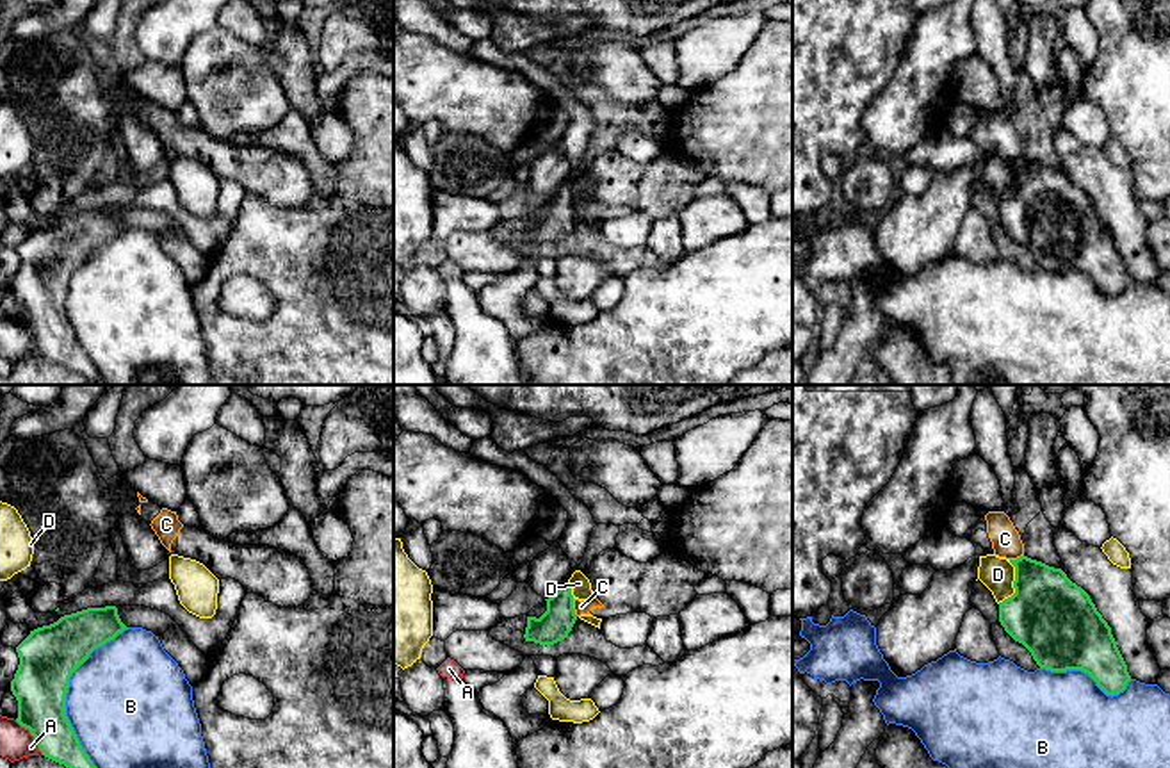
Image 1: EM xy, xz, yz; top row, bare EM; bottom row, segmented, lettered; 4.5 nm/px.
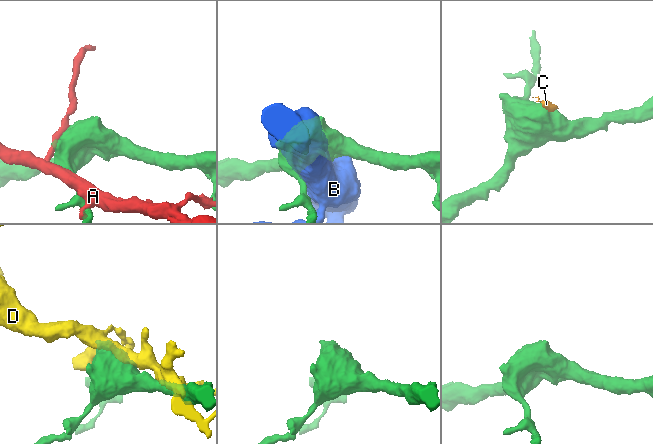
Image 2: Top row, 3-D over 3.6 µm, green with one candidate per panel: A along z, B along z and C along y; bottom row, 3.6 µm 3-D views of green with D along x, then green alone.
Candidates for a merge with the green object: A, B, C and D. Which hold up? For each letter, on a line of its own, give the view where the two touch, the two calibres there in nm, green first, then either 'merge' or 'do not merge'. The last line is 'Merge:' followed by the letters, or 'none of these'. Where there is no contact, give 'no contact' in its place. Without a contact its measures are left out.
A: contact in xy; calibres 240 and 150 nm; do not merge
B: contact in xy; calibres 260 and 480 nm; do not merge
C: contact in xz; calibres 150 and 60 nm; do not merge
D: contact in yz; calibres 360 and 160 nm; do not merge
Merge: none of these

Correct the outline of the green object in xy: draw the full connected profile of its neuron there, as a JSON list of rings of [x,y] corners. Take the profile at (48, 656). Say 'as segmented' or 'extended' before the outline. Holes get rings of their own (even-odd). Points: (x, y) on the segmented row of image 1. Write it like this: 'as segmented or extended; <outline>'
as segmented; [[[116,606],[87,608],[61,617],[50,625],[37,627],[16,647],[20,665],[11,681],[11,691],[18,700],[16,722],[28,729],[45,757],[66,768],[96,768],[82,748],[68,716],[66,693],[71,674],[89,654],[128,629]]]

